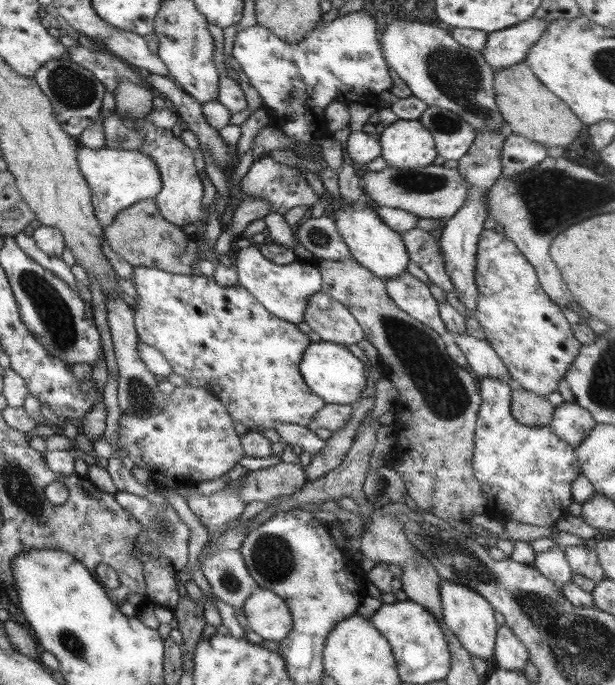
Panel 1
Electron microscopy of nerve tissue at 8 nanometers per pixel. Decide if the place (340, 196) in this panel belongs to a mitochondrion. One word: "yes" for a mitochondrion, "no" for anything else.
no

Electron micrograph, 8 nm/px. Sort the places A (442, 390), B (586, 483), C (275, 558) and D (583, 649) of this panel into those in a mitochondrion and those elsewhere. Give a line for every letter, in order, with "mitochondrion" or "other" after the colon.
A: mitochondrion
B: other
C: mitochondrion
D: mitochondrion

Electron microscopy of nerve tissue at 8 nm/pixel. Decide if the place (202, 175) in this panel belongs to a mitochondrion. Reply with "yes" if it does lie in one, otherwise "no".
no

